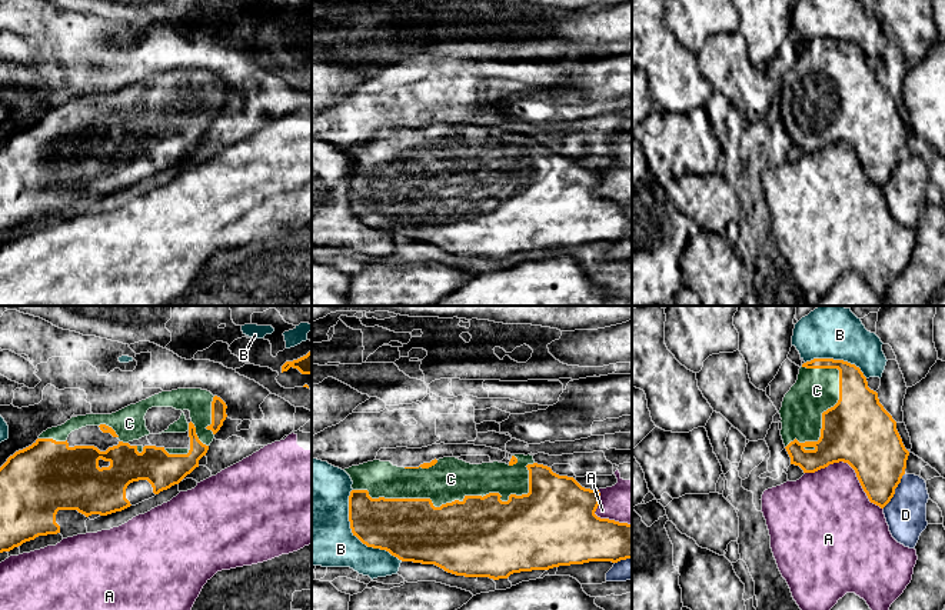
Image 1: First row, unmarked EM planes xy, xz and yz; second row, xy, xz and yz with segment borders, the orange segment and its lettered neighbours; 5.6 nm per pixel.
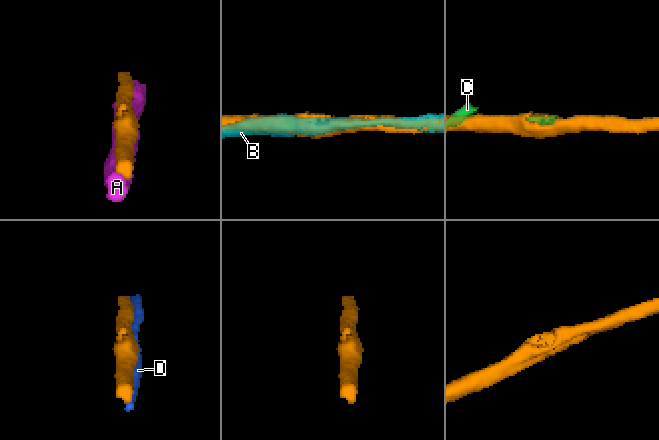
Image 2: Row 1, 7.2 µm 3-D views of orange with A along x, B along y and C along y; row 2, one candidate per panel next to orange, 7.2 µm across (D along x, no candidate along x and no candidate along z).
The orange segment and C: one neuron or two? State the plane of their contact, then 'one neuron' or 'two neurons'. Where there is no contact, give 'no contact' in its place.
contact in xz; one neuron

